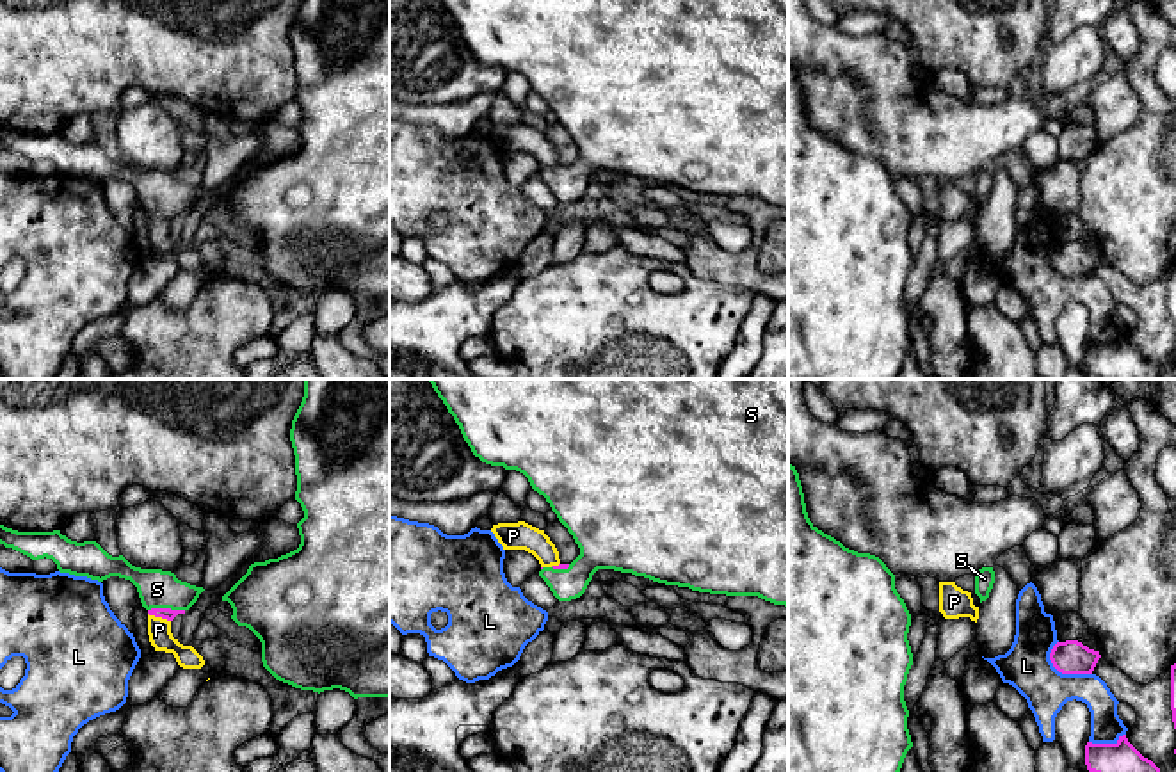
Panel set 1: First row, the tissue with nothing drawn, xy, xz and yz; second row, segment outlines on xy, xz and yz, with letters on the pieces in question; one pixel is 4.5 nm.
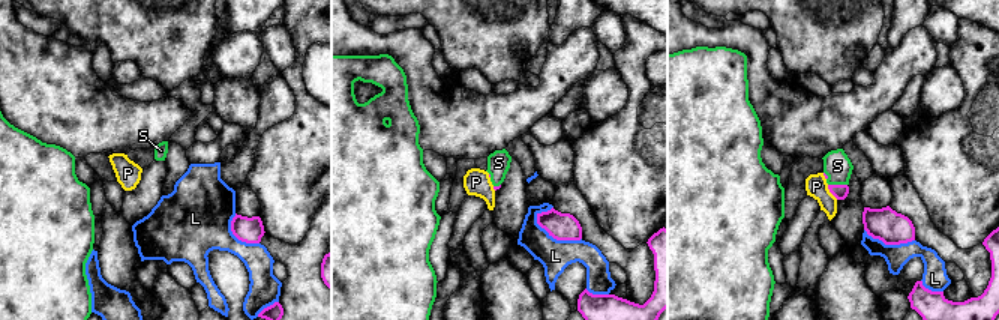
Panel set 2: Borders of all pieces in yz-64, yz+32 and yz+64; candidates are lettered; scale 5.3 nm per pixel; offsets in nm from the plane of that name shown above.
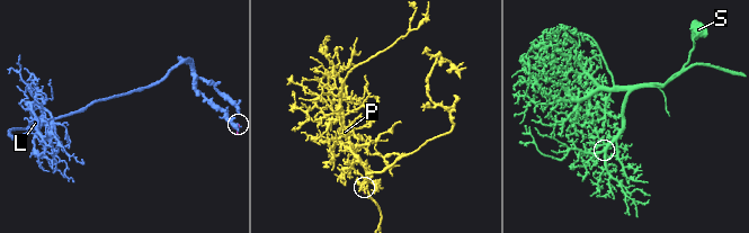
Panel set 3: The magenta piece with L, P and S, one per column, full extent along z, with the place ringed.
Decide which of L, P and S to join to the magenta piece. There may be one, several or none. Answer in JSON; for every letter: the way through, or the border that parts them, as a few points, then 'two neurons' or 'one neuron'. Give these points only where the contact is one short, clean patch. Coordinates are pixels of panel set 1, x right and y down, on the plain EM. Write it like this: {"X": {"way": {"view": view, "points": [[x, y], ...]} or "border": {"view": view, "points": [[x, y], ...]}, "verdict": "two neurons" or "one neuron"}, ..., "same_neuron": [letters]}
{"L": {"verdict": "two neurons"}, "P": {"border": {"view": "xy", "points": [[148, 214], [169, 223]]}, "verdict": "two neurons"}, "S": {"way": {"view": "xy", "points": [[168, 216], [166, 210], [166, 200], [157, 191]]}, "verdict": "one neuron"}, "same_neuron": ["S"]}

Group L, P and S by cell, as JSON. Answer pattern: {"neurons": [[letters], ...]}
{"neurons": [["L"], ["P"], ["S"]]}

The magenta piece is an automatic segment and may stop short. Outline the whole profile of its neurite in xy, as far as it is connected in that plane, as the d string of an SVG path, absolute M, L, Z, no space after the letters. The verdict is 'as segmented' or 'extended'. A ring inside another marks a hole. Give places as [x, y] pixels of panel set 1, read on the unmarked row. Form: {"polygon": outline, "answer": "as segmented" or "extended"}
{"polygon": "M0 126L0 146L32 162L52 160L60 174L98 183L110 178L130 181L148 215L167 222L185 215L205 192L178 181L171 173L135 169L123 157L109 157L96 142L71 142L60 132L18 133Z", "answer": "extended"}

